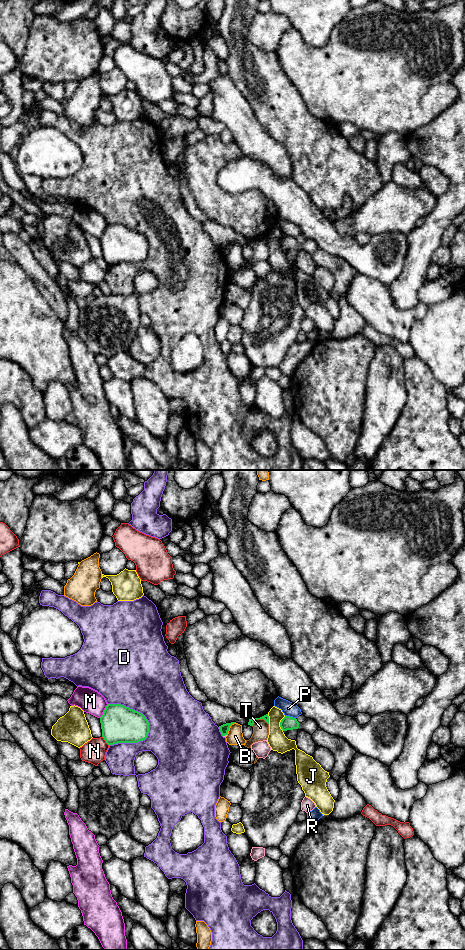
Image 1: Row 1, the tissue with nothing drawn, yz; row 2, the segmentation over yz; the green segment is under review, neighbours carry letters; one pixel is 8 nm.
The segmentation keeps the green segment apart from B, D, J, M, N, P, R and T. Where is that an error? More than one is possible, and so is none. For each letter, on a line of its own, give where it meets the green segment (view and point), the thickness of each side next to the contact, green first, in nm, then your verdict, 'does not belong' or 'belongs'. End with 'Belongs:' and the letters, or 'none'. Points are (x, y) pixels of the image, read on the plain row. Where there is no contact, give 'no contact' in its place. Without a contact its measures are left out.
B: contact yz (229, 247); calibres 70 and 130 nm; does not belong
D: contact yz (137, 231); calibres 300 and 500 nm; does not belong
J: contact yz (280, 243); calibres 110 and 150 nm; does not belong
M: contact yz (104, 231); calibres 300 and 190 nm; does not belong
N: contact yz (105, 260); calibres 300 and 190 nm; does not belong
P: contact yz (289, 236); calibres 110 and 110 nm; does not belong
R: contact yz (224, 255); calibres 70 and 20 nm; does not belong
T: contact yz (259, 238); calibres 50 and 130 nm; does not belong
Belongs: none

